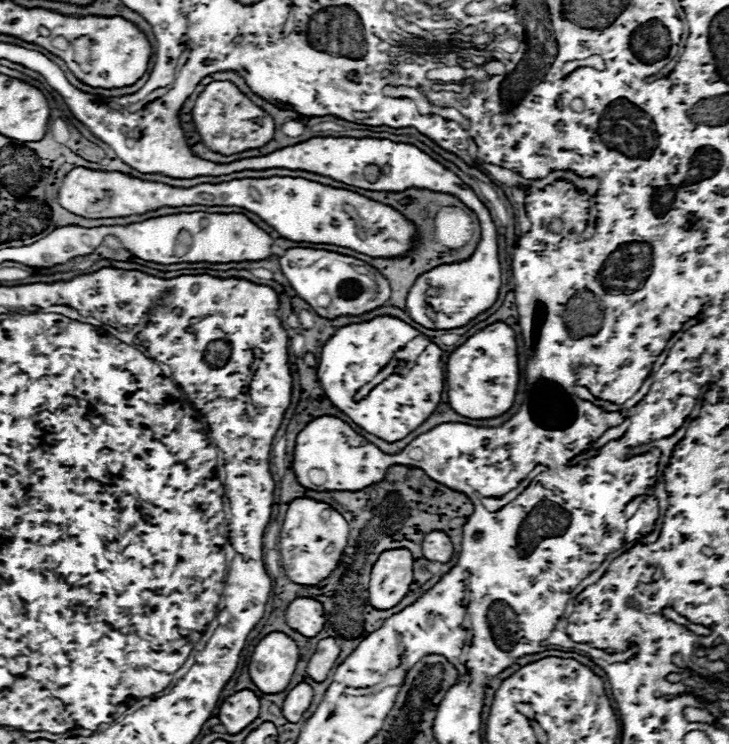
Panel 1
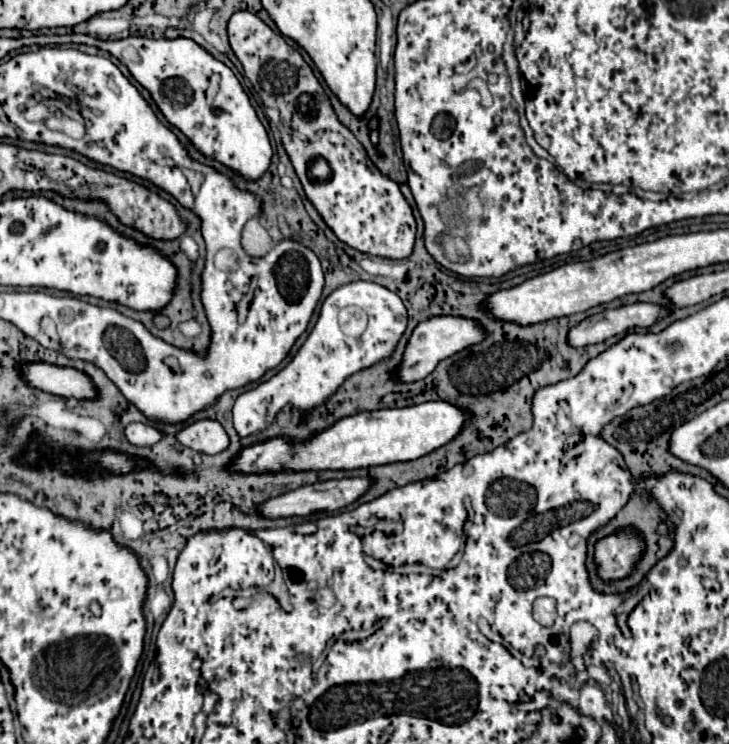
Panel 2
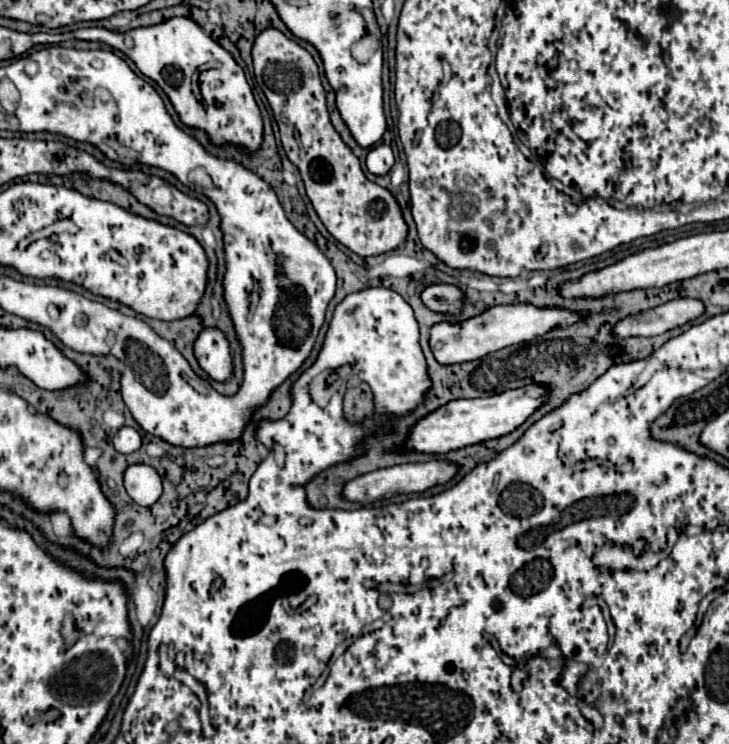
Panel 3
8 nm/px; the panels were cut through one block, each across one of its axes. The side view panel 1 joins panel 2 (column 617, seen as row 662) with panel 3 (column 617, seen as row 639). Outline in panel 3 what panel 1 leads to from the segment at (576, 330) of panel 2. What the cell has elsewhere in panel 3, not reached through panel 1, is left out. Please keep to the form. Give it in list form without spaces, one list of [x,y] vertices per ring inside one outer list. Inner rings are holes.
[[[680,298],[666,302],[658,308],[642,312],[638,316],[628,316],[614,328],[614,334],[620,338],[630,336],[660,336],[672,328],[684,326],[706,312],[706,306],[700,300]]]

